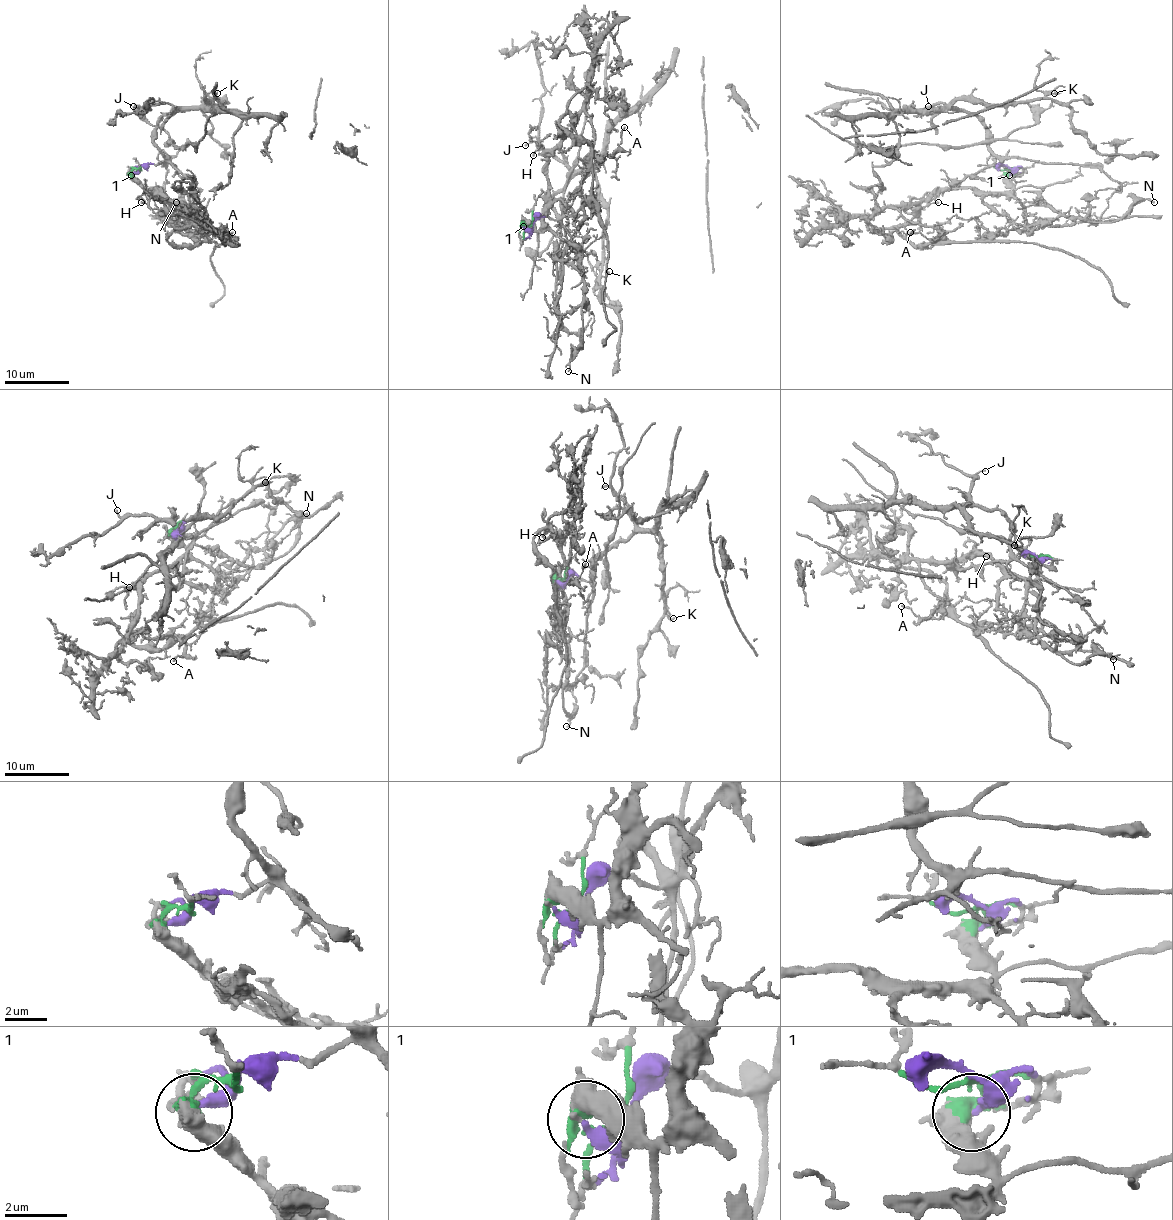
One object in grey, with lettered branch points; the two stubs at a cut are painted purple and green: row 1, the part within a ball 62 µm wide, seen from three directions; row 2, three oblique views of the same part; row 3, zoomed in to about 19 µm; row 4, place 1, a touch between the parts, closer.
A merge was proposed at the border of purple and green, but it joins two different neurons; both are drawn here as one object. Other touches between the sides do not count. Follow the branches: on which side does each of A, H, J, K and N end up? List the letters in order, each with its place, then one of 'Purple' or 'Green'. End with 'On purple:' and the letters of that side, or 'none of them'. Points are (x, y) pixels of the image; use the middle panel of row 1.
A: Place: (624, 127). Green
H: Place: (533, 155). Green
J: Place: (525, 145). Purple
K: Place: (609, 271). Purple
N: Place: (568, 371). Purple
On purple: J, K, N

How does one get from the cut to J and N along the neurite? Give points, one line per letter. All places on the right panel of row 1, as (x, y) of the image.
J: (1009, 167), (1000, 164), (1000, 159), (989, 147), (986, 125), (978, 115), (935, 103), (924, 108), (929, 107)
N: (1009, 167), (1000, 164), (1007, 157), (1096, 164), (1119, 188), (1091, 222), (1114, 222), (1137, 201), (1153, 203)

